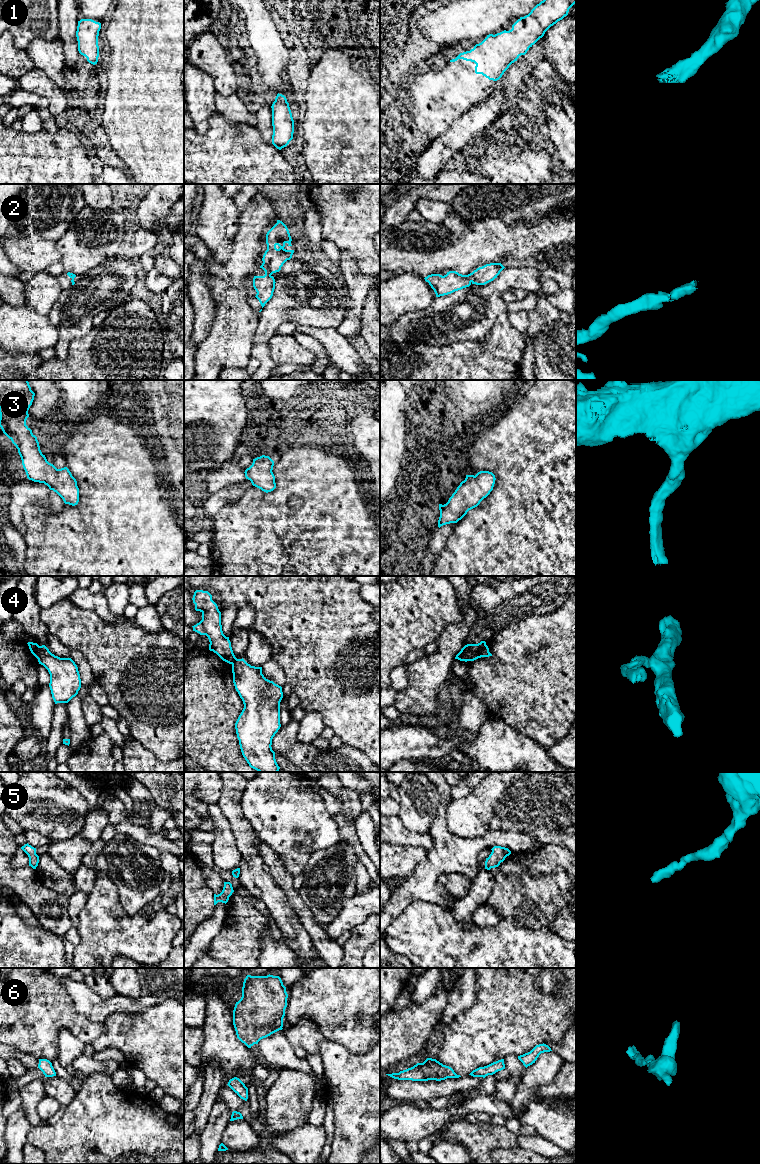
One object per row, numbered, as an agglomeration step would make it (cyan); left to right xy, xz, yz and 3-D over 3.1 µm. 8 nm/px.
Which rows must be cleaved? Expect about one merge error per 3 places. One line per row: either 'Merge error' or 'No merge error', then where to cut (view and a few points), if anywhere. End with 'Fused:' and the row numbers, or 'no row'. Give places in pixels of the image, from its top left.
1: No merge error. No split
2: No merge error. No split
3: No merge error. No split
4: Merge error. Split along yz (467, 645), (464, 660)
5: No merge error. No split
6: No merge error. No split
Fused: 4

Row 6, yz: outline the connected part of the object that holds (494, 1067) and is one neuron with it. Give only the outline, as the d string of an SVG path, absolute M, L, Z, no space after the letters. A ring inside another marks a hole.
M504 1059L493 1062L487 1066L479 1067L473 1070L469 1075L473 1077L483 1077L485 1078L488 1075L493 1075L498 1071L505 1069Z

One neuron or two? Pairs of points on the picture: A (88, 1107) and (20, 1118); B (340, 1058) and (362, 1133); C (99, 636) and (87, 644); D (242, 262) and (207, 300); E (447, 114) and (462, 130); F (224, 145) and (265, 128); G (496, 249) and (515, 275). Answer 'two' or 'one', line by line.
A: two
B: one
C: one
D: two
E: two
F: two
G: two

